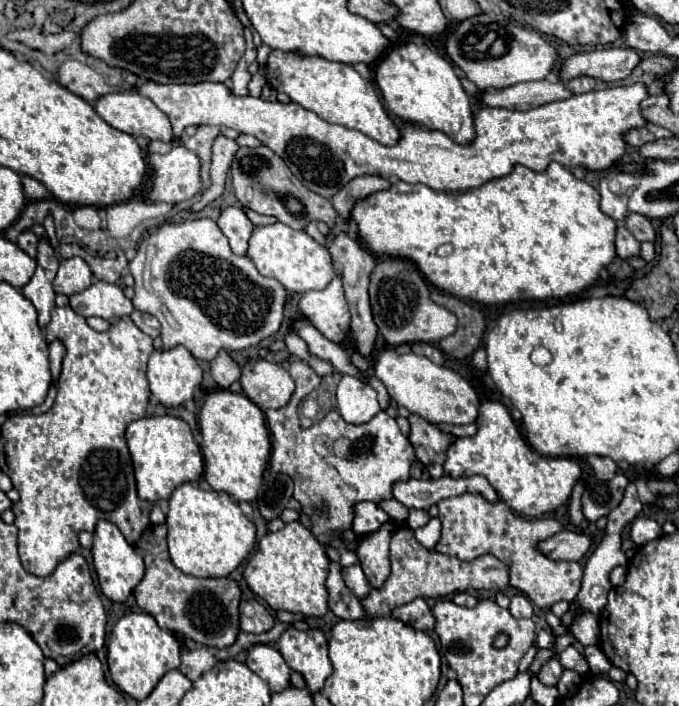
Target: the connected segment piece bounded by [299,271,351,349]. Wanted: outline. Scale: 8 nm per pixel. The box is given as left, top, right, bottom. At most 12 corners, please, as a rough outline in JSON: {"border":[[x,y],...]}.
{"border":[[341,273],[321,291],[305,291],[299,313],[349,349],[351,315]]}

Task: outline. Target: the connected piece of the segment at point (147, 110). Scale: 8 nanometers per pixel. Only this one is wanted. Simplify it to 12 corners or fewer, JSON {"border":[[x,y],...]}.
{"border":[[135,91],[103,95],[95,111],[133,137],[173,141],[169,117]]}

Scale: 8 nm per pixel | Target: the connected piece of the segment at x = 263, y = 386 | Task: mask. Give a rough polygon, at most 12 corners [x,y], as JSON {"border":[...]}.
{"border":[[247,359],[239,383],[261,409],[285,407],[295,391],[289,371]]}

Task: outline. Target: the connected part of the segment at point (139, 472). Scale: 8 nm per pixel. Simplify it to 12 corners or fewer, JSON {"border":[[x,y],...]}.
{"border":[[173,415],[127,427],[137,493],[169,499],[203,475],[189,425]]}

